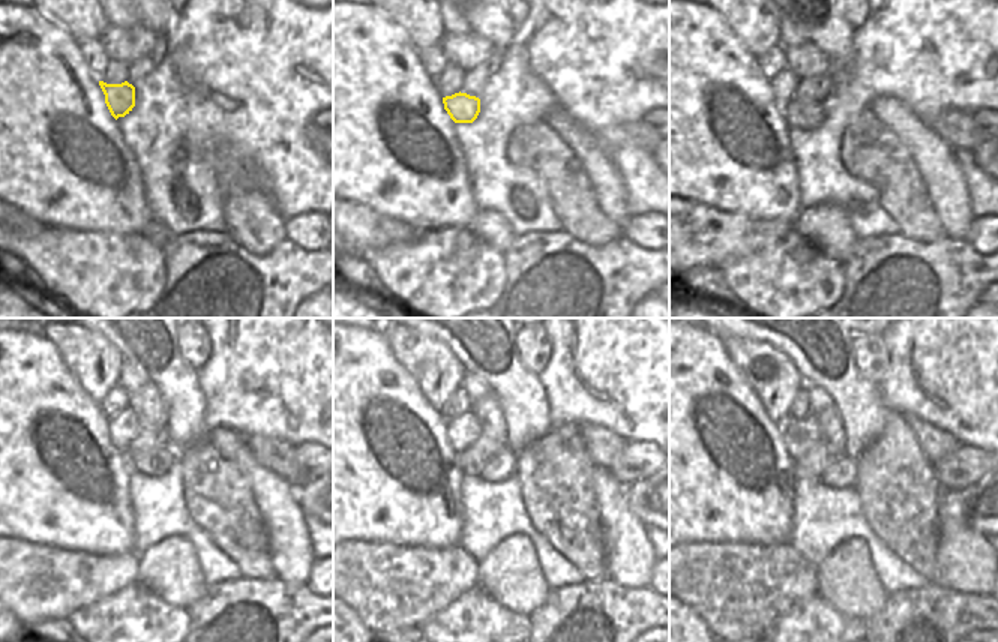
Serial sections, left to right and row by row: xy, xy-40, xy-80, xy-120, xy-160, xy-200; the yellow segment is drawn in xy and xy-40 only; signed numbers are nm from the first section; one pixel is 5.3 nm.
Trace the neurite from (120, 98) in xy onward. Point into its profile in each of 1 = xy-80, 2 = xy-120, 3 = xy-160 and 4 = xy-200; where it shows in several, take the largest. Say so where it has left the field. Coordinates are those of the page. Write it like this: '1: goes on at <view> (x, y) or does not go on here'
1: goes on at xy-80 (806, 116)
2: goes on at xy-120 (156, 462)
3: goes on at xy-160 (502, 465)
4: goes on at xy-200 (841, 474)

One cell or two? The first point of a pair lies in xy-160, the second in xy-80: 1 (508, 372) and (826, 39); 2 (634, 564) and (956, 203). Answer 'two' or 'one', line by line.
1: one
2: one

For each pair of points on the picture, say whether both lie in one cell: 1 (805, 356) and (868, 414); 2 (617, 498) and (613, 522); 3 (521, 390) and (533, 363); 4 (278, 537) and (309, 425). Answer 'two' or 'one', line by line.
1: one
2: one
3: two
4: two

